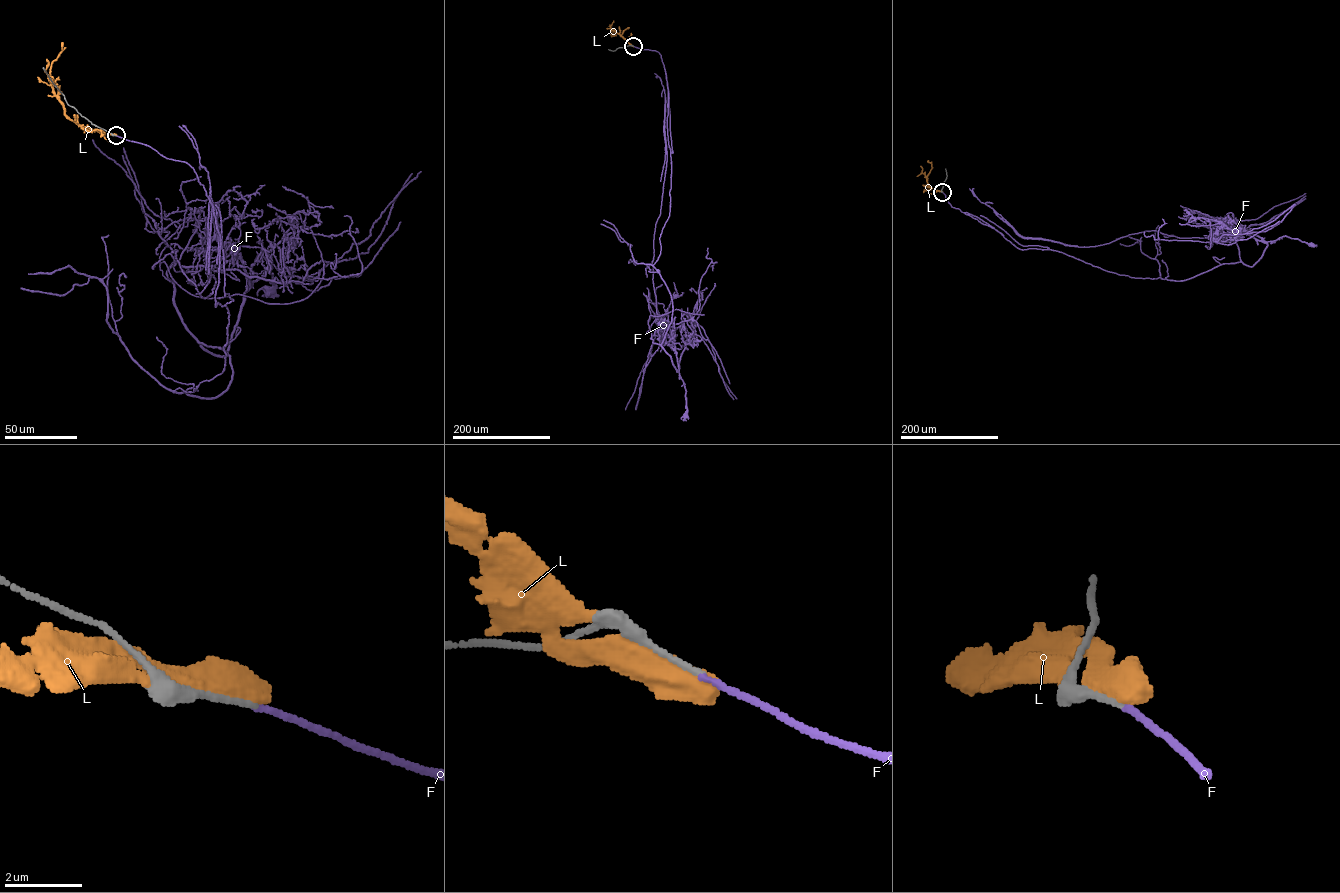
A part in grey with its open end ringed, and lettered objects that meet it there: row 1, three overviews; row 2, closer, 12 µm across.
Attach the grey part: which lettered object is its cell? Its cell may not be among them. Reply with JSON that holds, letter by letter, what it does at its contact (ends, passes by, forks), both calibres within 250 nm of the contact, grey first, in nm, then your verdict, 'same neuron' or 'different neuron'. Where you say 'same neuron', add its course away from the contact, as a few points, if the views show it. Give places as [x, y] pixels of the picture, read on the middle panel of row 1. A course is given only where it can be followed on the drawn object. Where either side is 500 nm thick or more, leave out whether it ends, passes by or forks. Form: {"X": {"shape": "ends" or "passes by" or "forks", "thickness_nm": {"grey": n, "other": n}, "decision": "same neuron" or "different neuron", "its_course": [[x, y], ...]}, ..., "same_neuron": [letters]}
{"F": {"shape": "ends", "thickness_nm": {"grey": 140, "other": 140}, "decision": "same neuron", "its_course": [[633, 46], [658, 52], [666, 74], [670, 211], [653, 266], [672, 302], [661, 345], [684, 384], [684, 415]]}, "L": {"thickness_nm": {"grey": 200, "other": 550}, "decision": "different neuron"}, "same_neuron": ["F"]}

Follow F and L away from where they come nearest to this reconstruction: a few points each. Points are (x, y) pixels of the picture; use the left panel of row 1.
F: (115, 135), (220, 235), (224, 369), (175, 391), (228, 387), (198, 342), (267, 292)
L: (114, 135), (83, 128), (65, 114), (58, 97), (59, 87), (50, 72), (52, 62), (62, 51), (62, 42)

